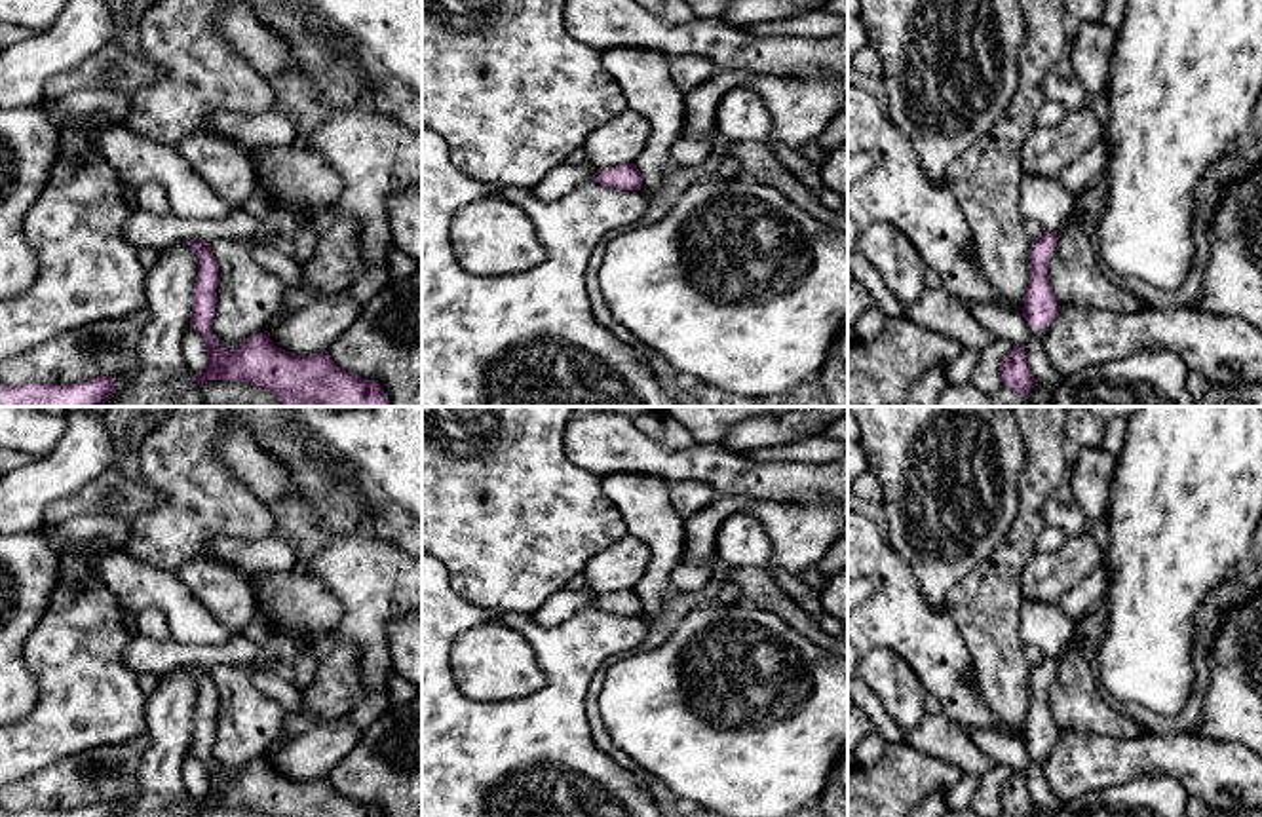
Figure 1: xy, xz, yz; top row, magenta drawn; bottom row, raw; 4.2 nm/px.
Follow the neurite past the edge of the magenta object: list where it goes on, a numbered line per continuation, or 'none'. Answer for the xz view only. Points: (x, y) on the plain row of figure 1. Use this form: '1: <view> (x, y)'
none

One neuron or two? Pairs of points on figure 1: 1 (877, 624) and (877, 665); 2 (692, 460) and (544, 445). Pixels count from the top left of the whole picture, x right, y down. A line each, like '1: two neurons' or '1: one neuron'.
1: two neurons
2: two neurons

